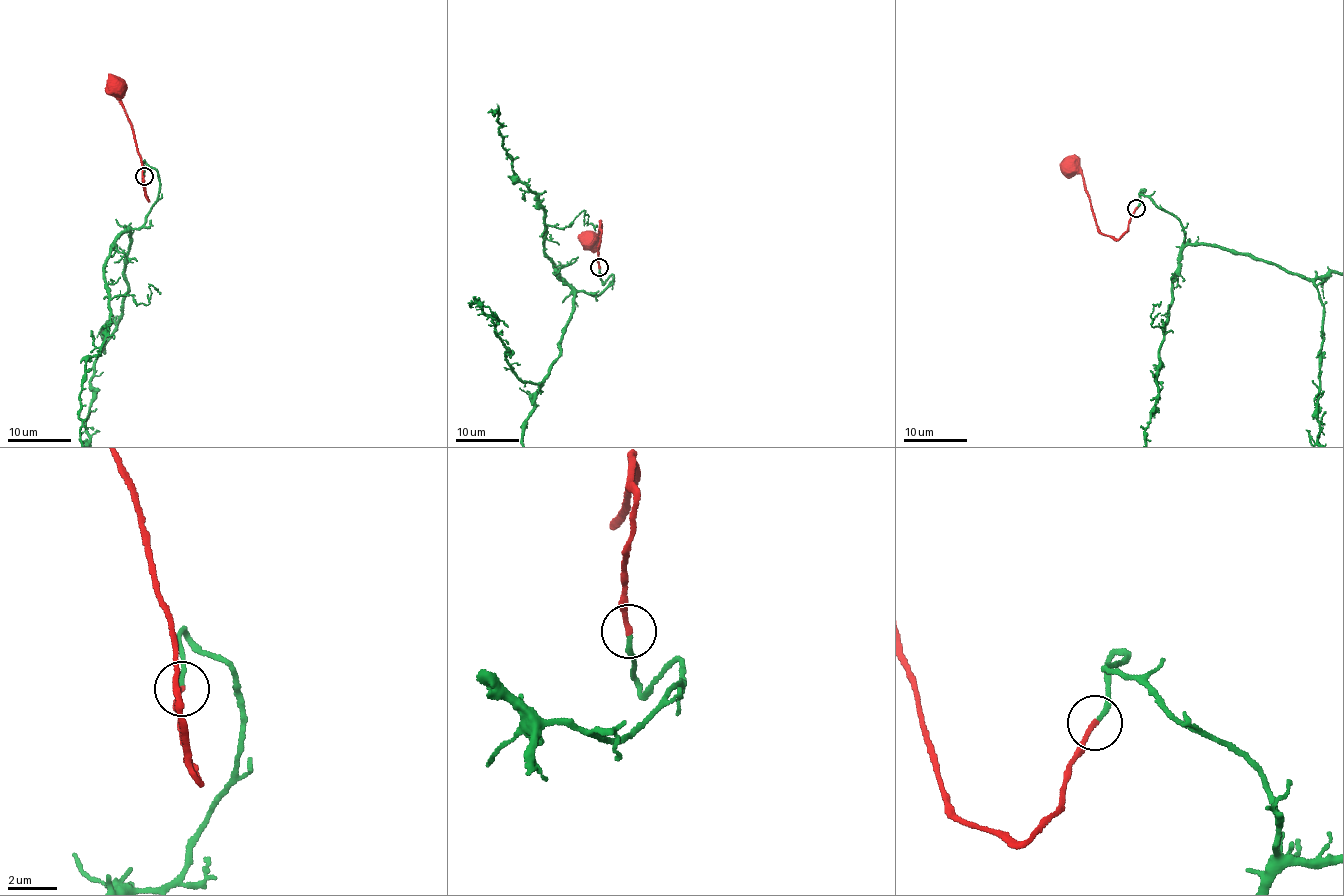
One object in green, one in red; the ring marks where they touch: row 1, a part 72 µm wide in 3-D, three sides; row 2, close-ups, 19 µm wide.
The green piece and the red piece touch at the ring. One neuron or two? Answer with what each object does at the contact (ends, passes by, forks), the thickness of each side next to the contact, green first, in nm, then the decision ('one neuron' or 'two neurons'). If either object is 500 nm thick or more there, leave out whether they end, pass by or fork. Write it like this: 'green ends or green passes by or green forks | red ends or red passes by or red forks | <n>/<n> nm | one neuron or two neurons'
green ends | red ends | 200/200 nm | one neuron

